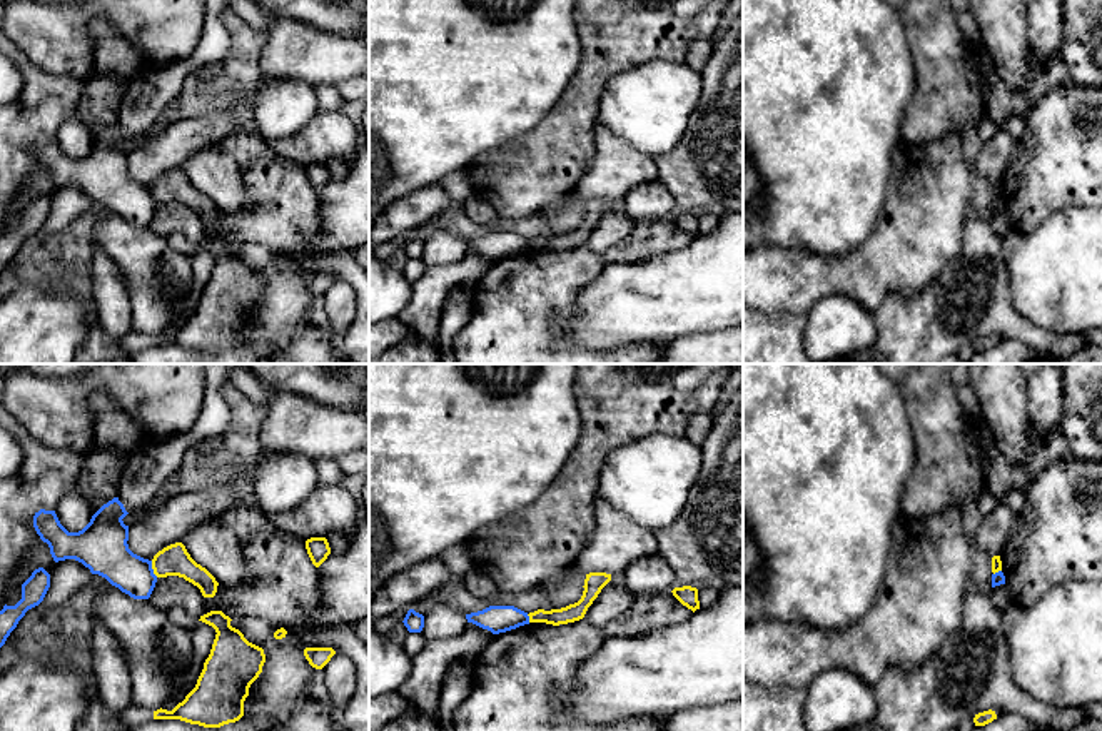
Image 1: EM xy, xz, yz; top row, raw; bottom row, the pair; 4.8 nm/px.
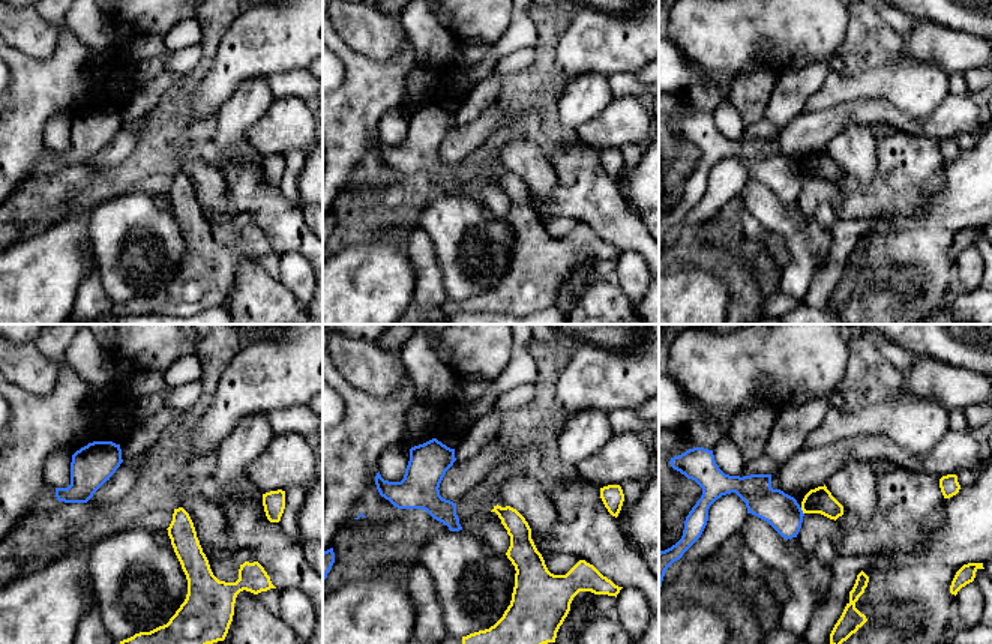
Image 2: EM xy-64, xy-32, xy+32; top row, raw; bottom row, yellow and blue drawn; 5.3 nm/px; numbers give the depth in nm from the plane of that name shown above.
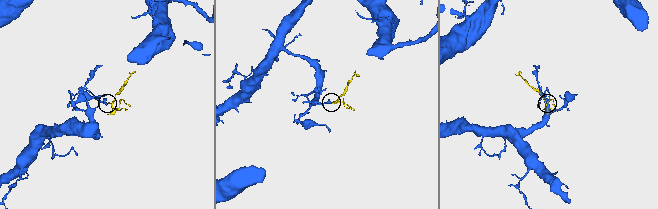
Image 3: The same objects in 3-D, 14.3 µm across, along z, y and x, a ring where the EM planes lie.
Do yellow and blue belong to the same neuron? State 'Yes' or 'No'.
No

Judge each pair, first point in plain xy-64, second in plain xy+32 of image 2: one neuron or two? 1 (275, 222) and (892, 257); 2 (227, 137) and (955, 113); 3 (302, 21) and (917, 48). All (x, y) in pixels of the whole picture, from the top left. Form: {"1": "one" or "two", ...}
{"1": "two", "2": "two", "3": "one"}

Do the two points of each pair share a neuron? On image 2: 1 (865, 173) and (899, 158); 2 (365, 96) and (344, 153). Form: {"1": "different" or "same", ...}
{"1": "different", "2": "same"}

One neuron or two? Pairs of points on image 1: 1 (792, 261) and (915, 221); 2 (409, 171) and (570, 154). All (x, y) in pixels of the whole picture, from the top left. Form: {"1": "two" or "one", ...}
{"1": "one", "2": "two"}

